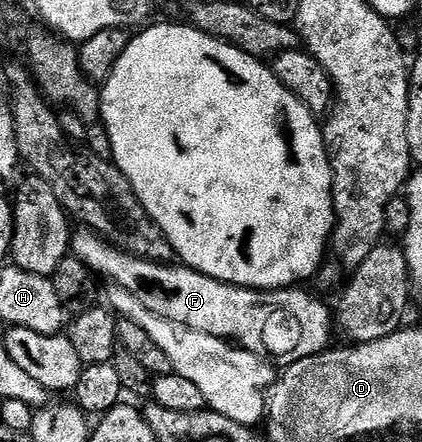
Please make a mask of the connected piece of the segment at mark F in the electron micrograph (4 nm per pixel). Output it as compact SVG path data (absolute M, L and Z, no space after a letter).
M86 227L74 230L71 253L82 260L93 274L100 278L108 277L111 285L129 291L129 295L137 295L153 315L230 341L276 366L286 367L301 359L309 359L309 355L321 353L332 344L332 306L330 309L325 302L310 297L303 287L260 291L230 285L188 269L182 263L146 261L143 257L135 257Z

